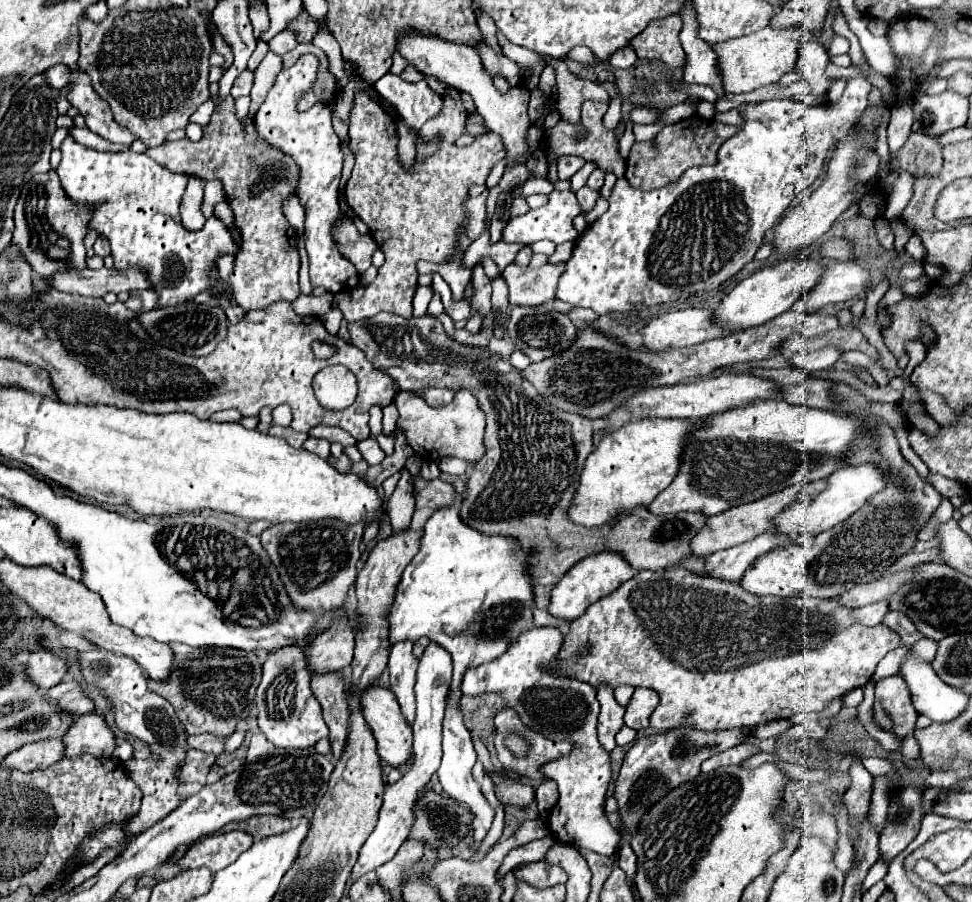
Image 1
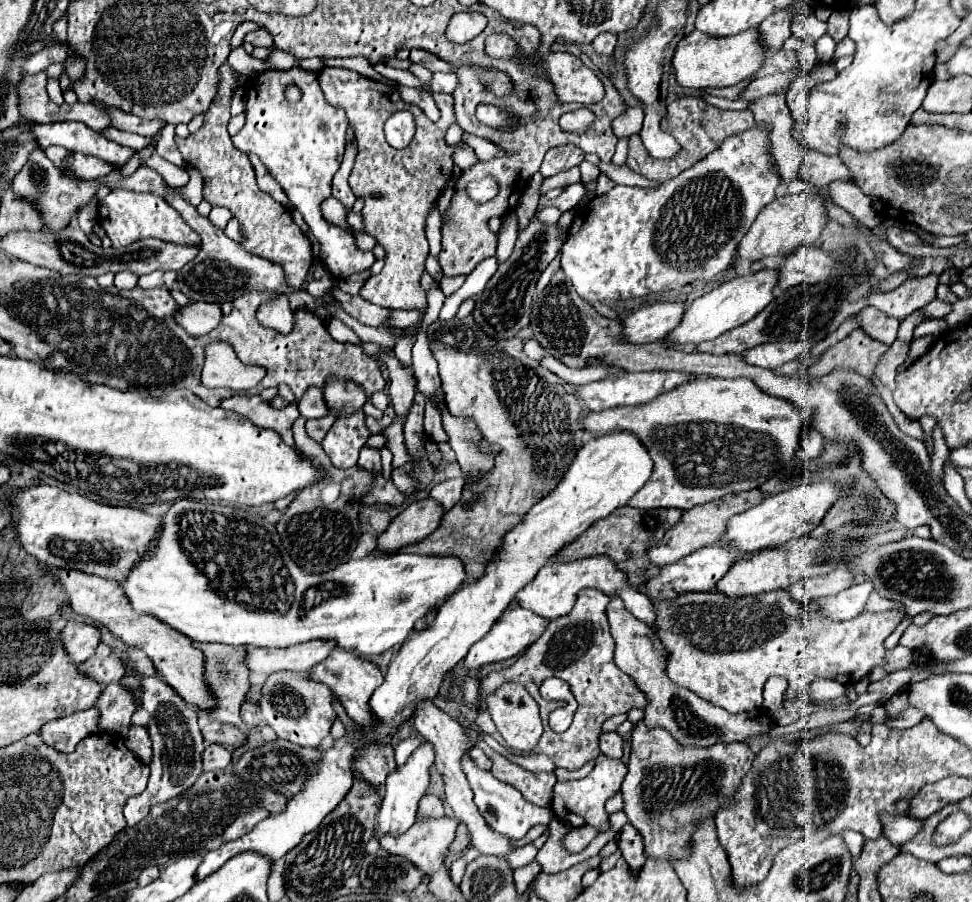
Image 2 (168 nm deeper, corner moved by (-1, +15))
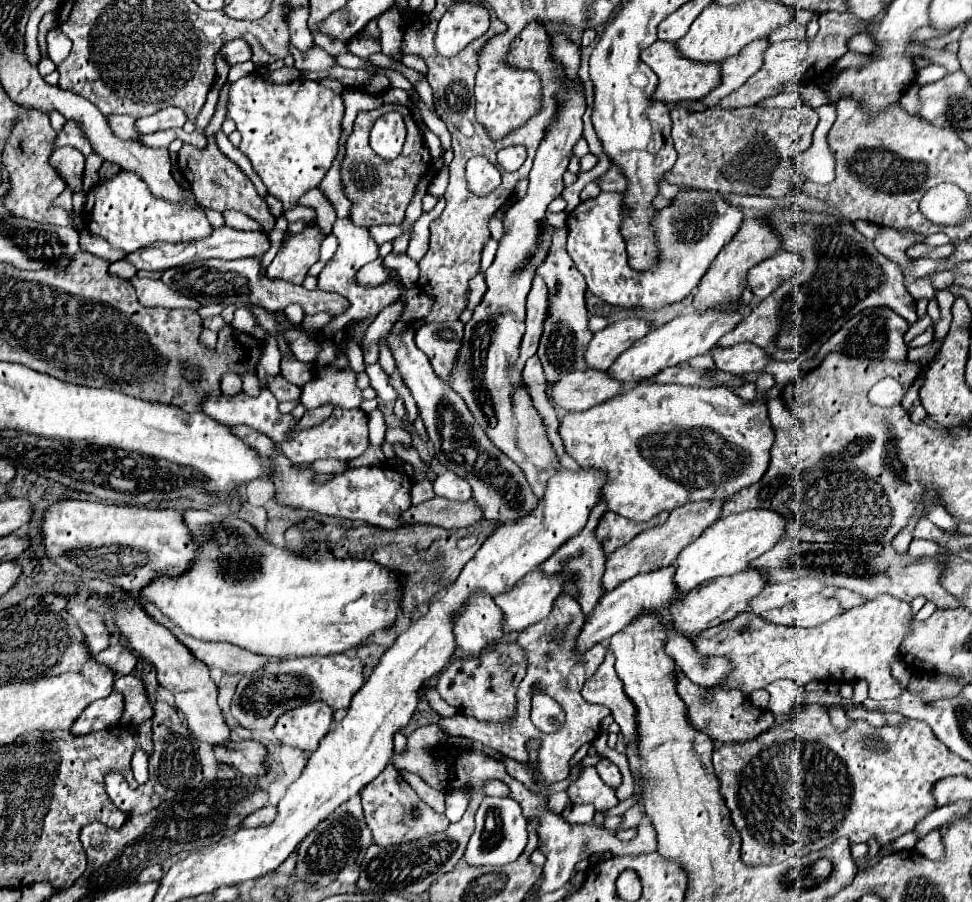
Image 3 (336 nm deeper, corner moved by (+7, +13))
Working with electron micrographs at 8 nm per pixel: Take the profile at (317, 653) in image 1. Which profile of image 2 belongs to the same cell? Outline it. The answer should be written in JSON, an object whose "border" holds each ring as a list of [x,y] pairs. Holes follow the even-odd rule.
{"border":[[[311,640],[289,648],[247,648],[245,664],[251,672],[259,672],[265,676],[281,670],[305,674],[315,664],[325,660],[325,656],[333,650],[335,644],[323,640]]]}

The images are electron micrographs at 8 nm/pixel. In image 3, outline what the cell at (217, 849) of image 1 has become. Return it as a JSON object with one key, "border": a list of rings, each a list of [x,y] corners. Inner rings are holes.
{"border":[[[265,806],[265,808],[249,814],[241,824],[243,824],[243,828],[257,828],[257,826],[265,826],[267,822],[271,822],[271,818],[275,818],[275,806]]]}

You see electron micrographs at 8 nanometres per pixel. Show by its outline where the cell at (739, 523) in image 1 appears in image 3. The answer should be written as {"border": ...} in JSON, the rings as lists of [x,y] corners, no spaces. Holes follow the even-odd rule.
{"border":[[[703,500],[703,502],[691,502],[691,504],[675,508],[669,514],[665,524],[651,528],[651,530],[645,530],[643,534],[635,536],[629,544],[621,546],[619,550],[615,550],[613,554],[607,556],[607,564],[605,564],[607,570],[603,574],[603,588],[613,590],[615,586],[629,580],[631,576],[671,566],[685,546],[695,542],[705,528],[709,528],[713,522],[717,522],[721,518],[721,510],[723,510],[723,500]]]}

